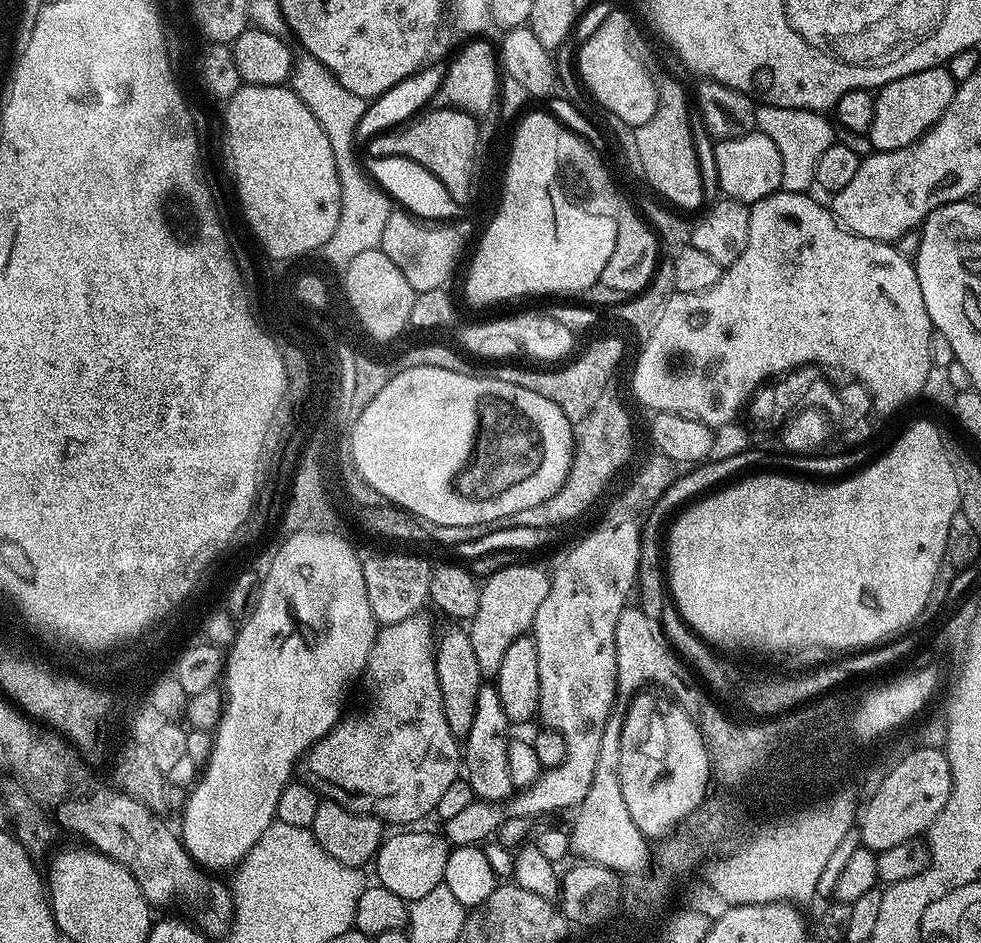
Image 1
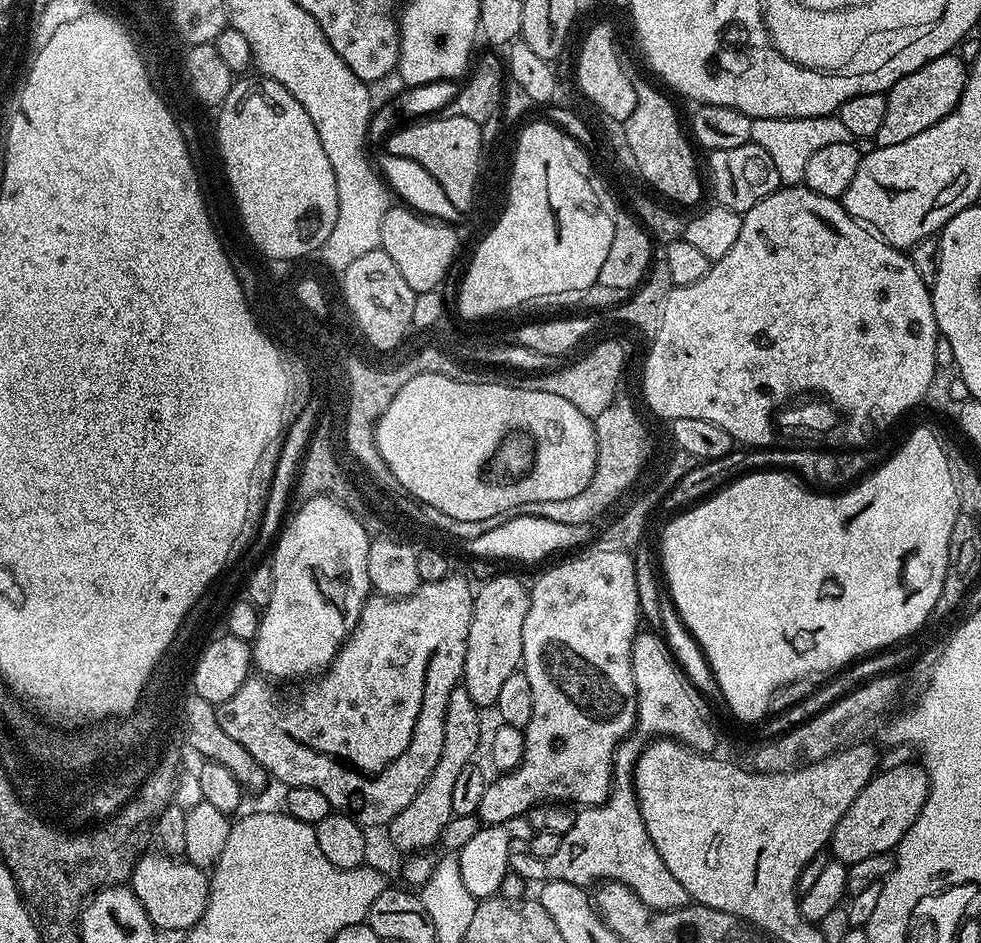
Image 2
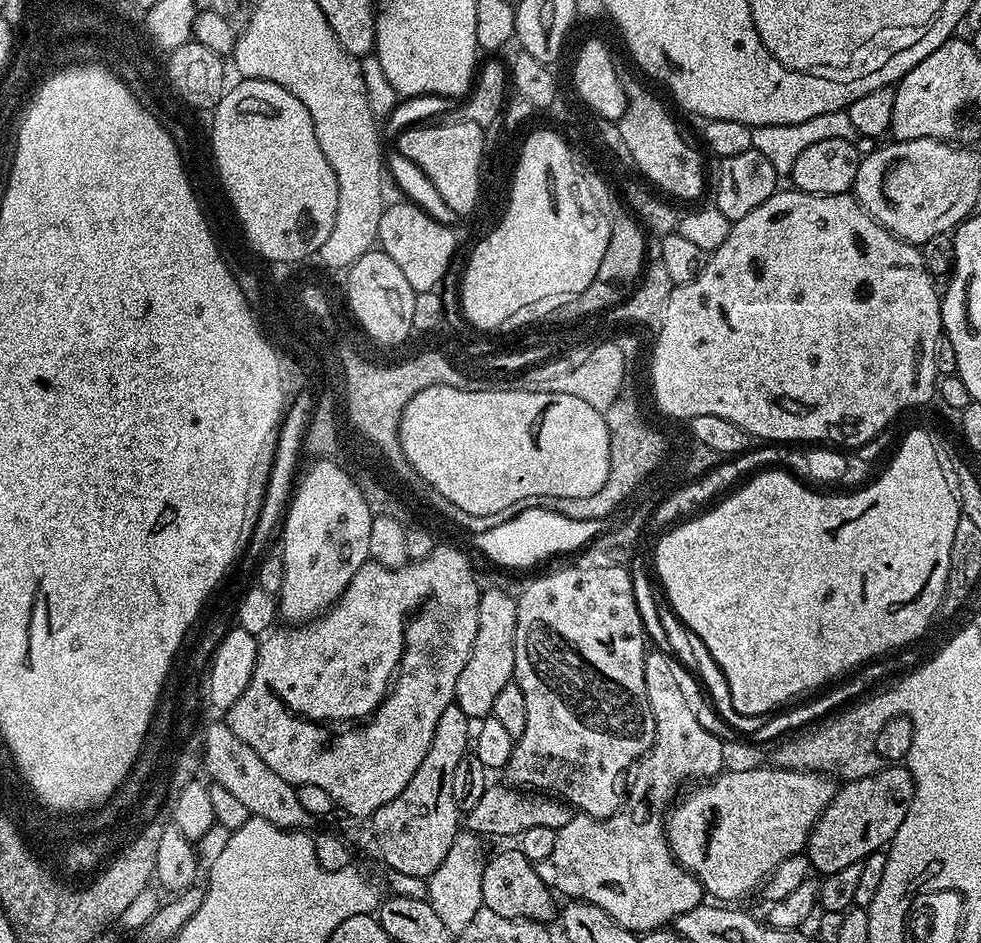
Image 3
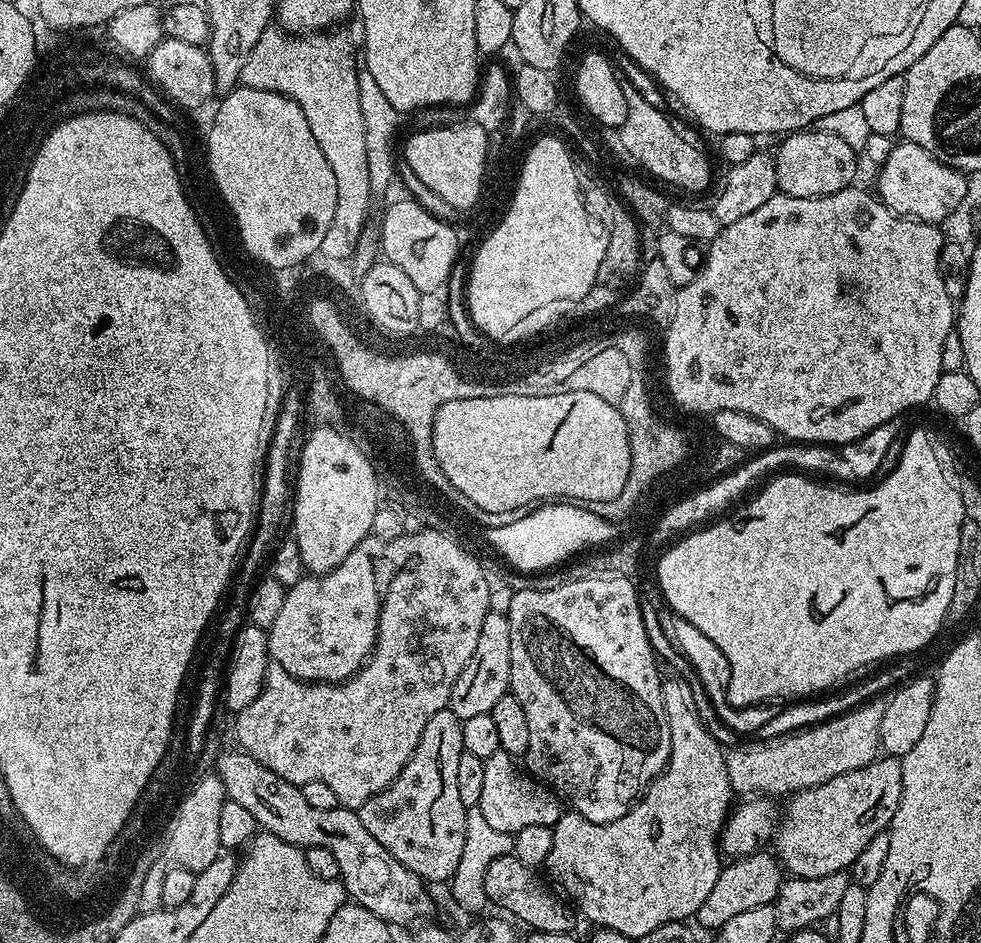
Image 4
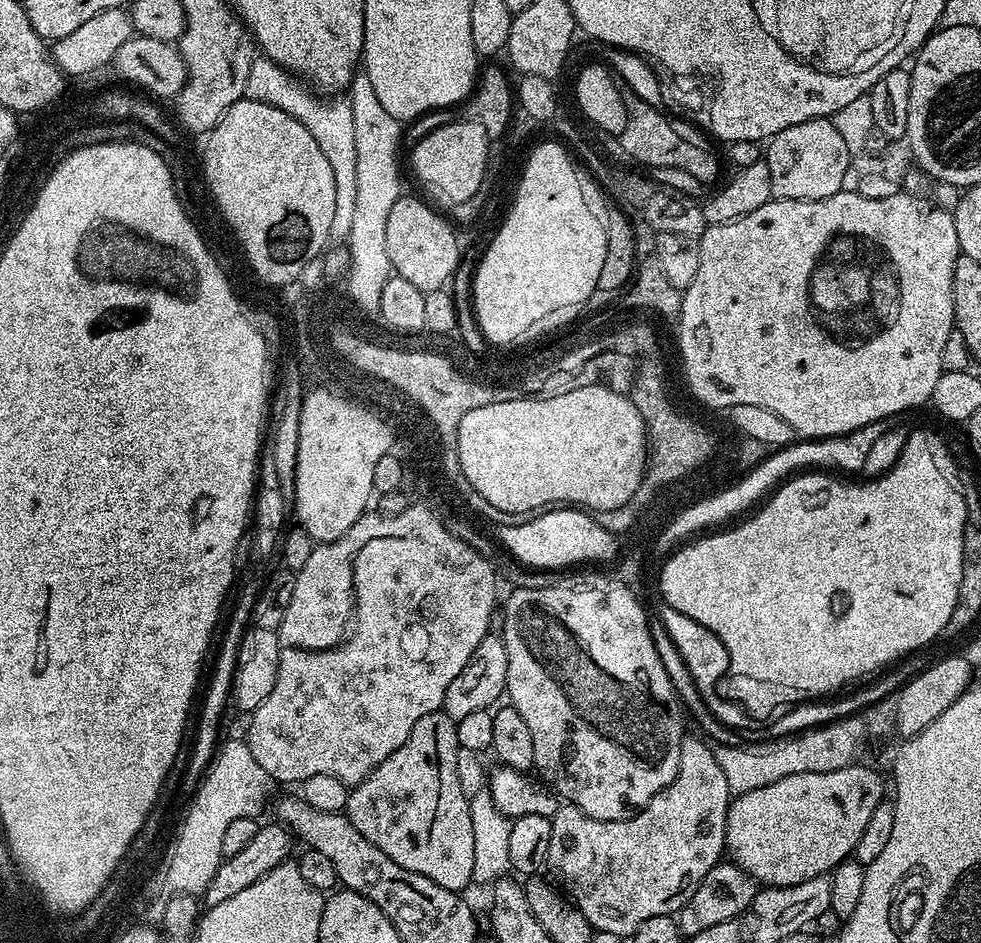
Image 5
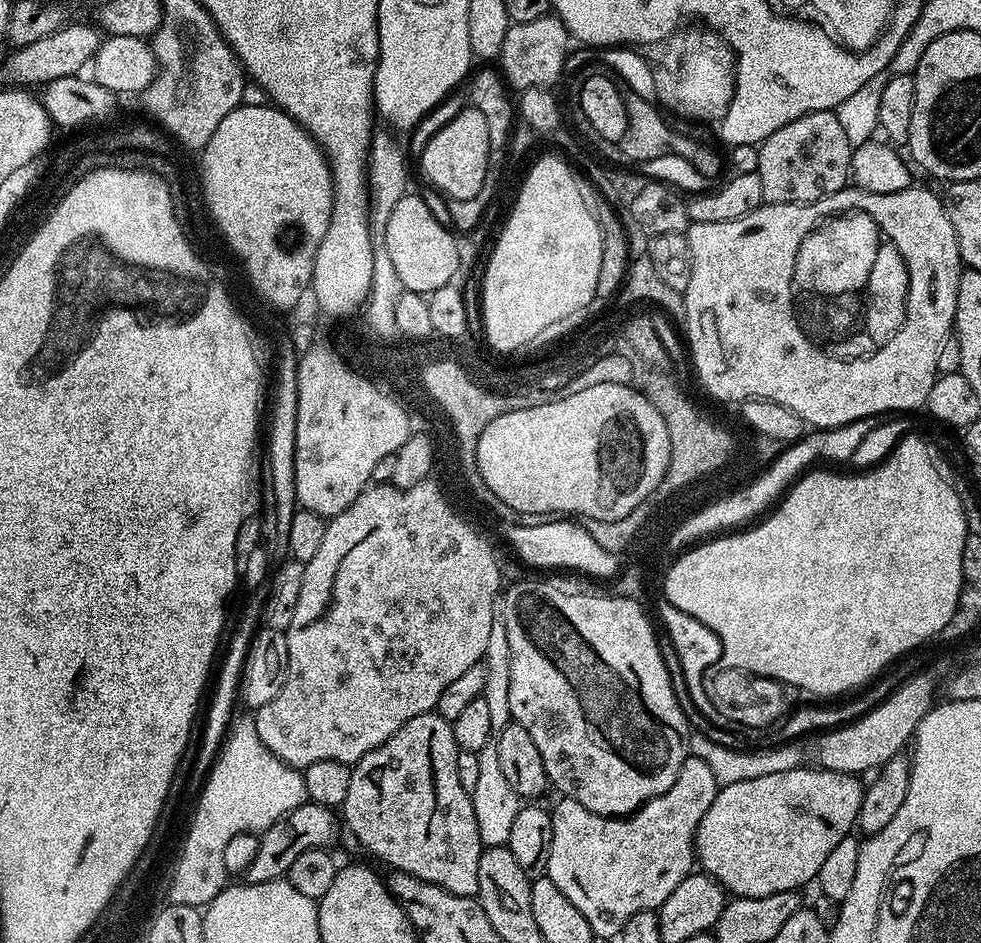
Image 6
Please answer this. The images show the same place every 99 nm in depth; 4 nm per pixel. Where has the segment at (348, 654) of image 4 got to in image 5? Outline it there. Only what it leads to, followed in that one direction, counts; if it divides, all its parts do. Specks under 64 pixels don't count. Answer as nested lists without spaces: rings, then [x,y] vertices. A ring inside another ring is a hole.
[[[366,512],[360,516],[358,522],[342,538],[313,547],[309,561],[295,575],[292,595],[295,600],[306,600],[306,610],[292,614],[292,620],[288,622],[292,604],[287,606],[286,615],[278,629],[281,640],[317,649],[327,646],[342,634],[349,615],[349,601],[352,601],[352,596],[348,596],[348,592],[352,592],[352,576],[348,576],[348,560],[352,560],[352,552],[356,552],[356,548],[360,548],[368,536],[376,536],[376,532],[392,532],[392,536],[404,536],[404,532],[412,532],[412,528],[408,528],[408,516],[401,512],[375,513]]]

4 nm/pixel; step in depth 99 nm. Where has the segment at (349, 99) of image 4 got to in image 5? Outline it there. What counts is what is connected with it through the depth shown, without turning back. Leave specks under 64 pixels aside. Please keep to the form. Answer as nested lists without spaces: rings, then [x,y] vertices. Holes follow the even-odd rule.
[[[258,58],[250,66],[244,99],[266,102],[266,106],[274,106],[290,114],[298,122],[302,122],[306,130],[310,130],[314,142],[318,142],[322,155],[326,162],[330,162],[330,170],[334,173],[334,218],[330,222],[328,238],[332,242],[347,241],[357,203],[357,147],[354,146],[354,114],[351,113],[349,101],[344,98],[325,98],[309,90],[287,68],[279,68],[267,58]]]

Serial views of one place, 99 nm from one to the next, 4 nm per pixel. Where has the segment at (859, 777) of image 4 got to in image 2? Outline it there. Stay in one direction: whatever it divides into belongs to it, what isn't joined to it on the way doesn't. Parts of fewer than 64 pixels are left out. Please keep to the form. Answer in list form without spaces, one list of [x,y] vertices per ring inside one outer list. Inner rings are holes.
[[[911,762],[892,770],[877,771],[858,798],[852,800],[842,822],[838,822],[830,841],[831,855],[851,866],[854,862],[862,862],[862,858],[892,852],[906,830],[910,830],[914,818],[918,818],[927,797],[928,771],[923,764]]]

